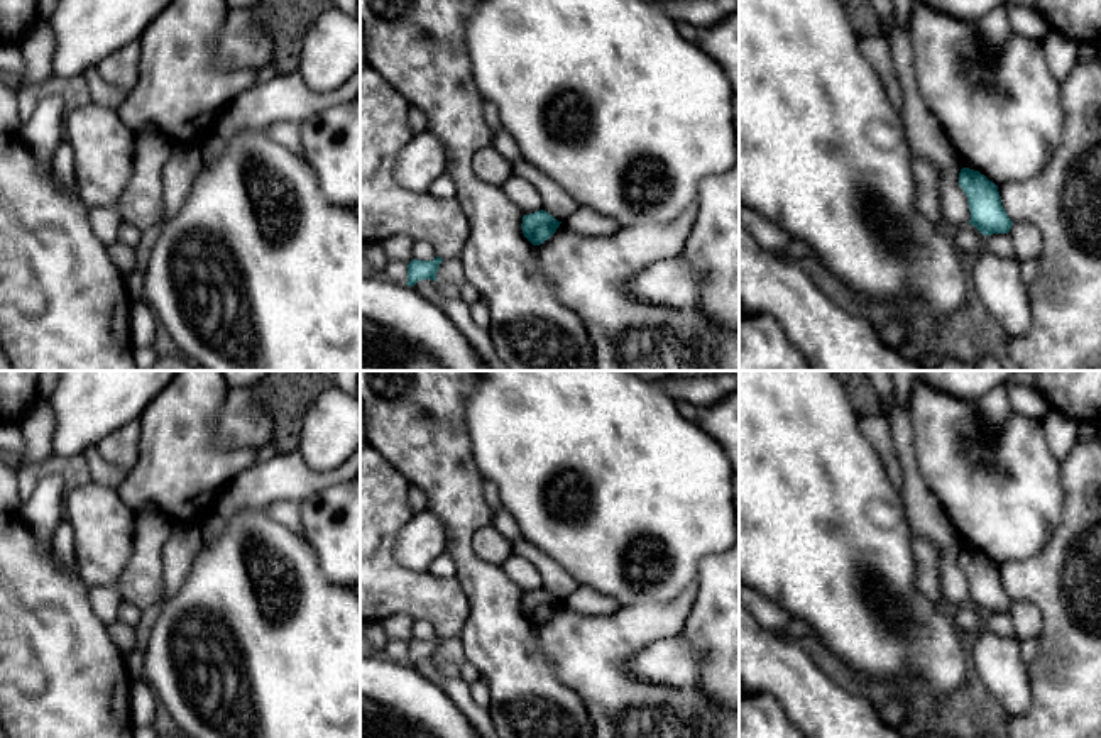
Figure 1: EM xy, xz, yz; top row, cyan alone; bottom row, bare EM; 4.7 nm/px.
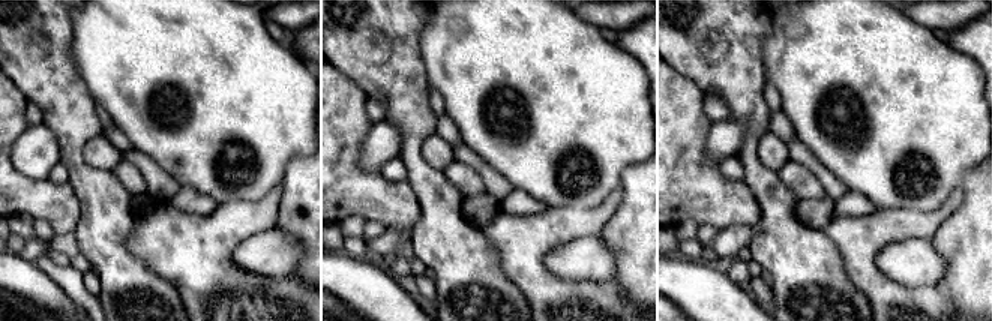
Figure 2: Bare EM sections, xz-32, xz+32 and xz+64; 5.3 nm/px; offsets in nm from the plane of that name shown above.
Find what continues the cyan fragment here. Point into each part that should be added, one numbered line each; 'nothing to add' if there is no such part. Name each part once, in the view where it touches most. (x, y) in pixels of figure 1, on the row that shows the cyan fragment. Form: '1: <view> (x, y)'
nothing to add

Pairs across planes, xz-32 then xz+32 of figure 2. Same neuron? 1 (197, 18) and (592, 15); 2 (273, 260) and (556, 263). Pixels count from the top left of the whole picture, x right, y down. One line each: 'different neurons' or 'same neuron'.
1: different neurons
2: same neuron

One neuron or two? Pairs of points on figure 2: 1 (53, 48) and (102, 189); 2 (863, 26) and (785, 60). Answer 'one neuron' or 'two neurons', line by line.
1: one neuron
2: one neuron

